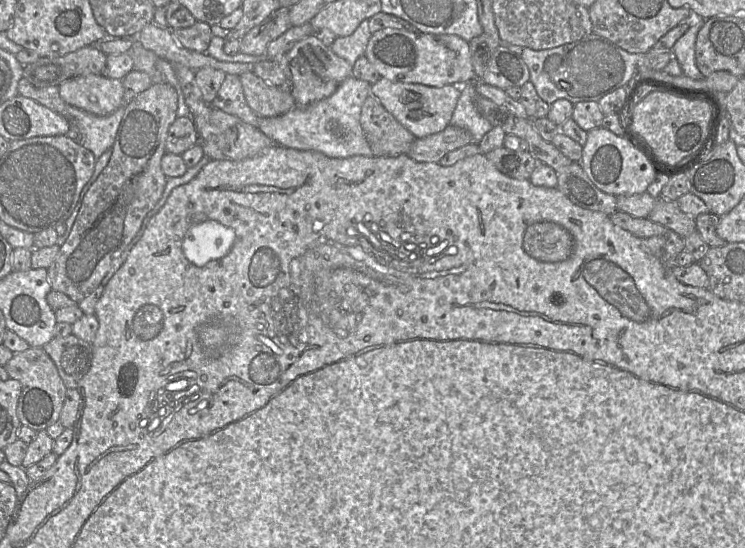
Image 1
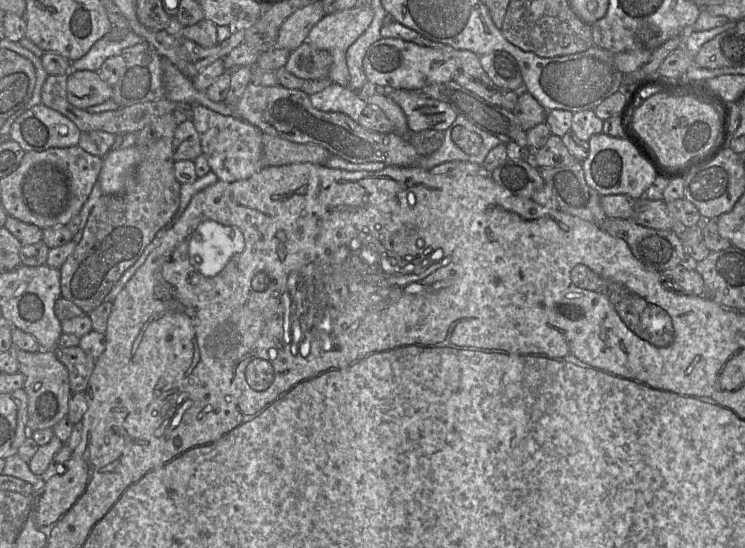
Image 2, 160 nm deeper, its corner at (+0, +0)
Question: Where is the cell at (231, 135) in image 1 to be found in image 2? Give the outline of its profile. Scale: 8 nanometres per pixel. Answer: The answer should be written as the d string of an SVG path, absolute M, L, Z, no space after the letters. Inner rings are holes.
M263 134L262 163L266 166L281 166L294 163L326 165L332 154L316 144L301 144L290 140Z

